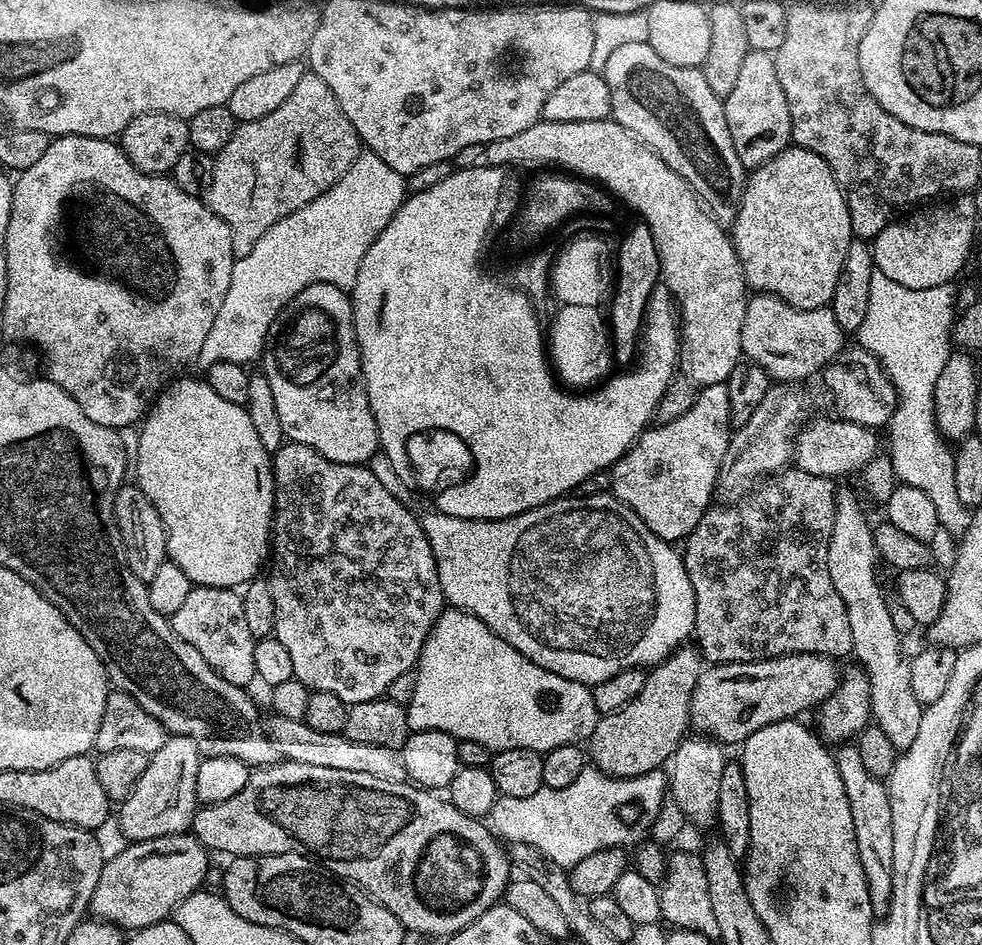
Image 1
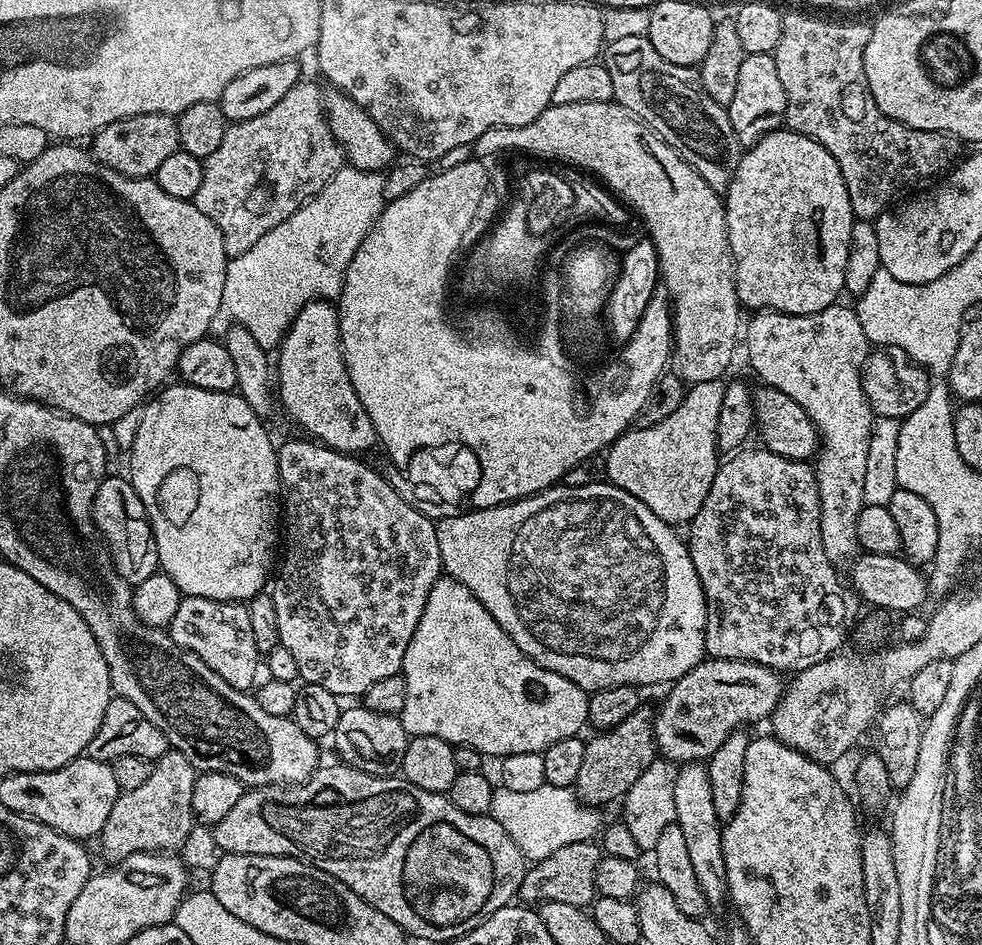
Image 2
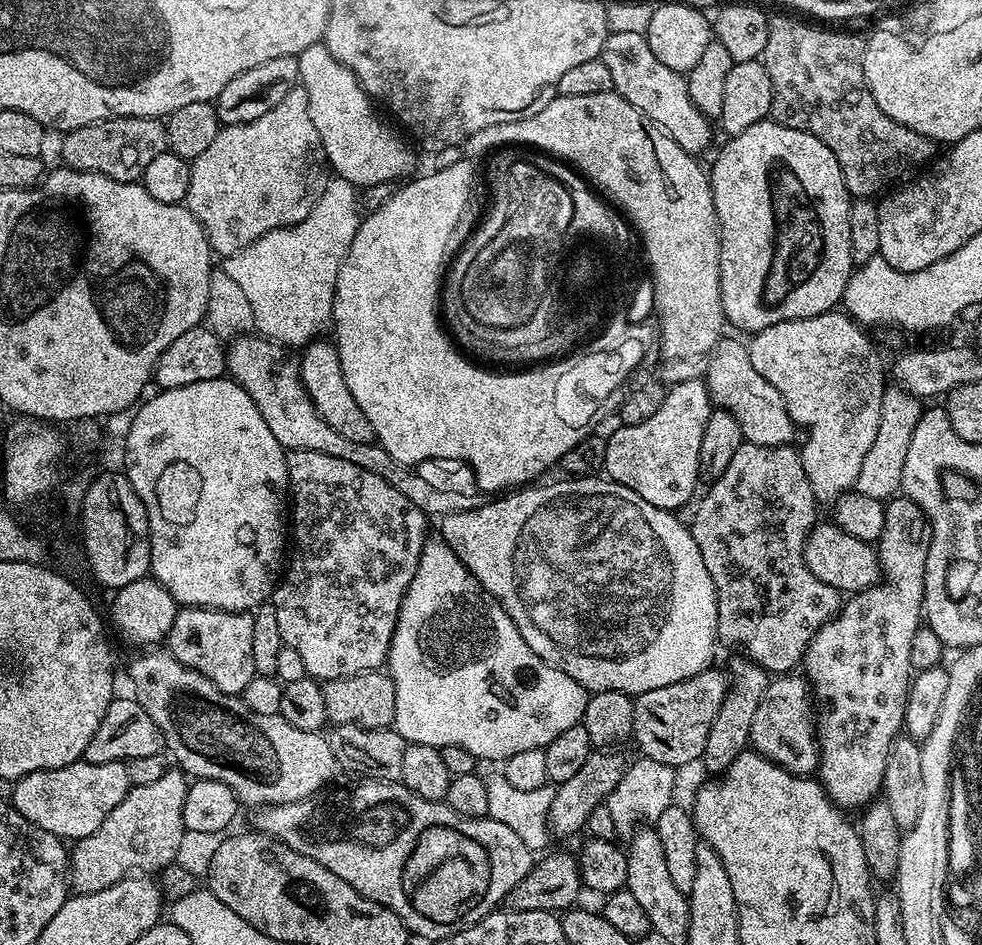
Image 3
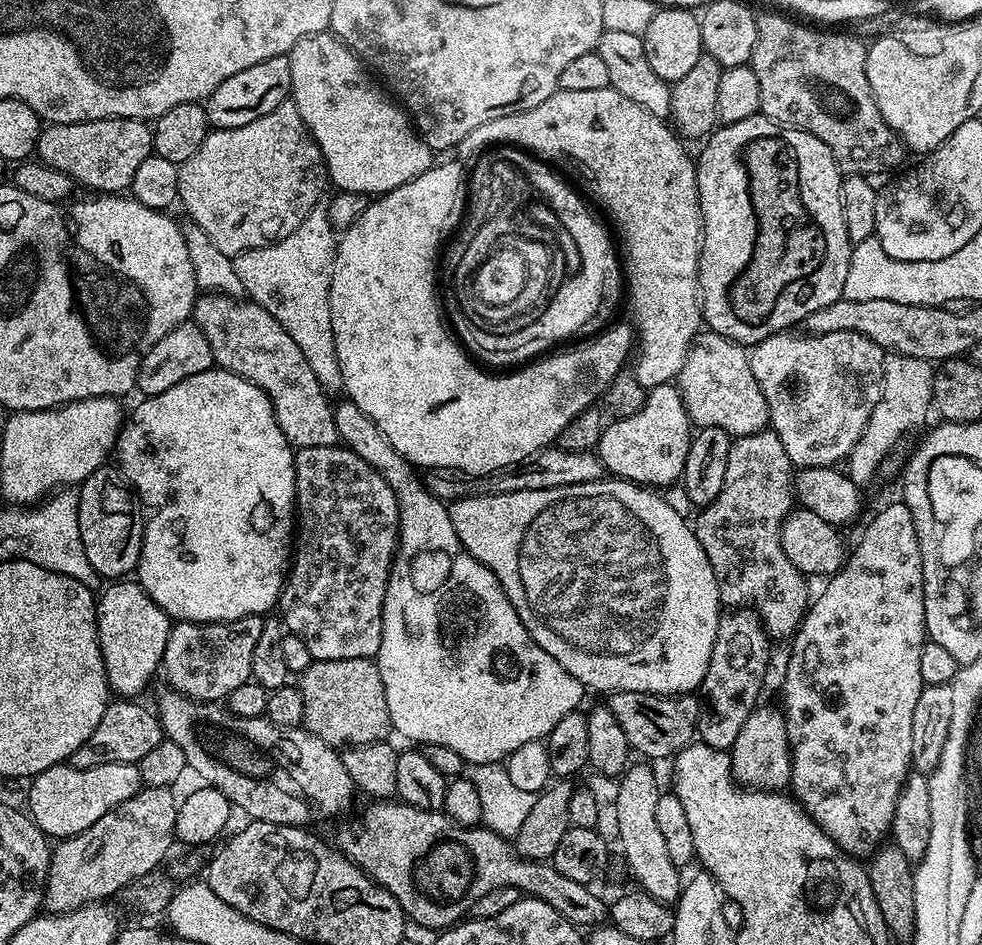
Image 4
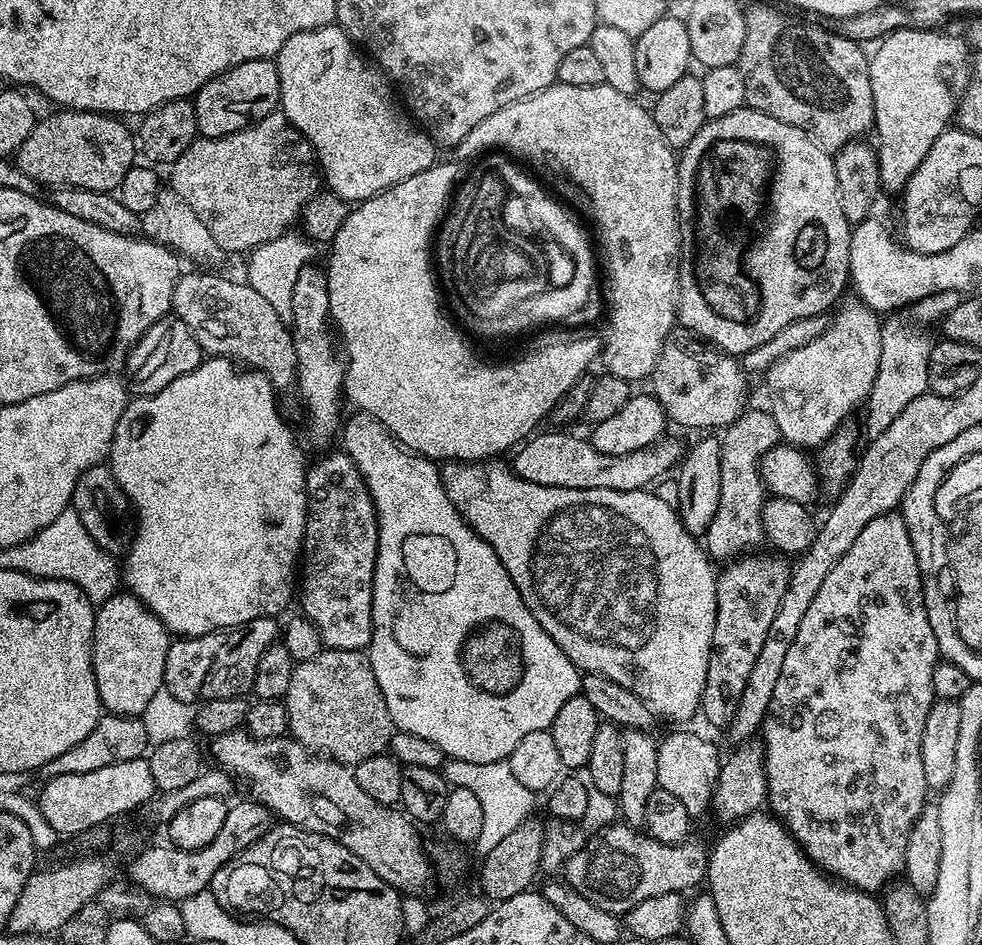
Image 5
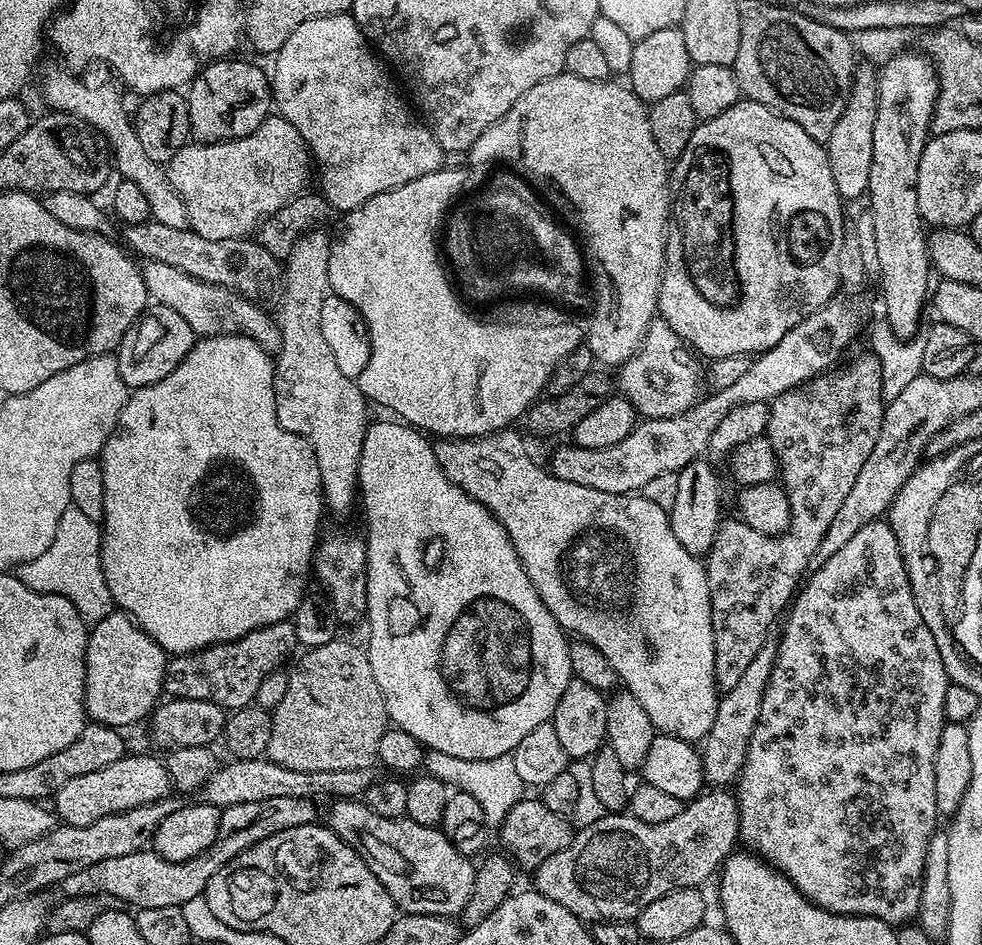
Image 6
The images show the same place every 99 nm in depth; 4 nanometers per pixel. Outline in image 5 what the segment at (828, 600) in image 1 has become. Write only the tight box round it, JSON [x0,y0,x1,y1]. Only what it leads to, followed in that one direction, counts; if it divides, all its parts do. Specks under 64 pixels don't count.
[702,408,781,562]

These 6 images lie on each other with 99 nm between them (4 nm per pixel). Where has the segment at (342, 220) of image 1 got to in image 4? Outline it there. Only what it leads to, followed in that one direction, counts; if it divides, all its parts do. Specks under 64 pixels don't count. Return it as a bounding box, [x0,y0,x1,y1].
[232,206,344,394]

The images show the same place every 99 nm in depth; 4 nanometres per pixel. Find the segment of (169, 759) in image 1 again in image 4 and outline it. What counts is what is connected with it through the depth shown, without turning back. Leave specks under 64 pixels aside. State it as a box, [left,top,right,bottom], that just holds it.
[43,787,178,914]

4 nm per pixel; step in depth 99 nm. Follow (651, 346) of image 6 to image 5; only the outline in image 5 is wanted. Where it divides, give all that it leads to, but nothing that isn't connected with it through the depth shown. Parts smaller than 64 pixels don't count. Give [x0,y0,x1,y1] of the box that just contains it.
[650,326,748,430]

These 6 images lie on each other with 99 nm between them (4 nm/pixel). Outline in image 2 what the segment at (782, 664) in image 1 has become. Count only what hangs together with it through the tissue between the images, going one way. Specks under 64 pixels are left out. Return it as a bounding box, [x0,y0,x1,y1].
[652,658,785,765]

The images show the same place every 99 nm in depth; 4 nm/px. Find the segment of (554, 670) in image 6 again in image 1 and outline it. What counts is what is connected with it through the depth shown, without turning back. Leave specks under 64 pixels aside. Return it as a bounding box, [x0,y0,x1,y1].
[262,284,598,754]

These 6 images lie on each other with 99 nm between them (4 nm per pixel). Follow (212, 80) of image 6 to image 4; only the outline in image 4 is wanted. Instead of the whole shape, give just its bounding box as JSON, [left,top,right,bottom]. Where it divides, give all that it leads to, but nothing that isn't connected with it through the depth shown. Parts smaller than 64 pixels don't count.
[206,56,292,129]

